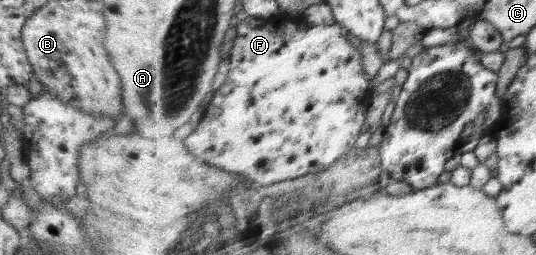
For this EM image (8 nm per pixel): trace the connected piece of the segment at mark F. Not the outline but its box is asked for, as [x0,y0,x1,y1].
[185,16,373,185]

